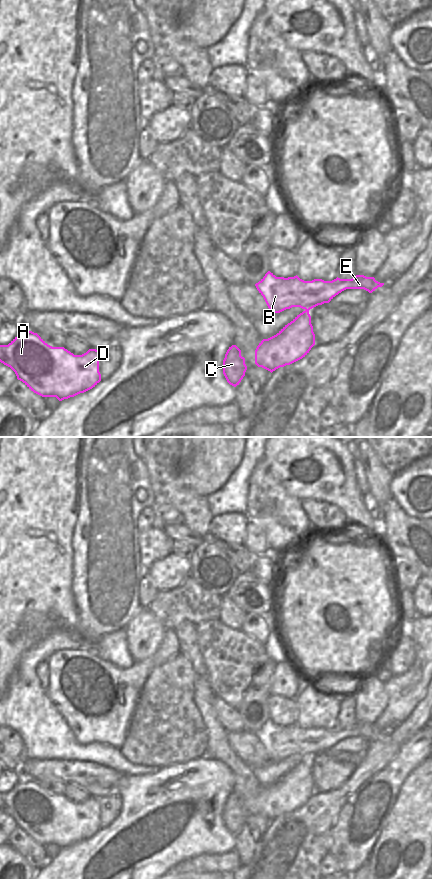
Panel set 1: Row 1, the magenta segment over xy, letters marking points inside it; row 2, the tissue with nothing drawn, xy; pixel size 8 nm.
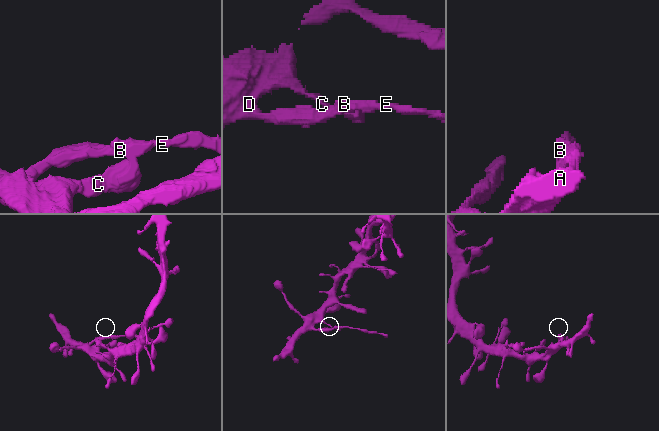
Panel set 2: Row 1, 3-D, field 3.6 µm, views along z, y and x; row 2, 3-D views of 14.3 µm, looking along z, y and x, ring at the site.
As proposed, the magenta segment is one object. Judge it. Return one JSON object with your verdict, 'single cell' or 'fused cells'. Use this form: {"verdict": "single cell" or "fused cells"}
{"verdict": "single cell"}

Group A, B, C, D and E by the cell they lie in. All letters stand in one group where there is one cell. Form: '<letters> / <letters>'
A B C D E

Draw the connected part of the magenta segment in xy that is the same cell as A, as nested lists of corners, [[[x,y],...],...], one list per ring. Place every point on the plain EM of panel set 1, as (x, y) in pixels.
[[[22,779],[8,793],[0,793],[0,810],[10,815],[17,827],[34,841],[56,845],[59,849],[84,841],[101,829],[98,798],[89,797],[82,803],[74,803],[64,795],[48,793],[32,779]]]

